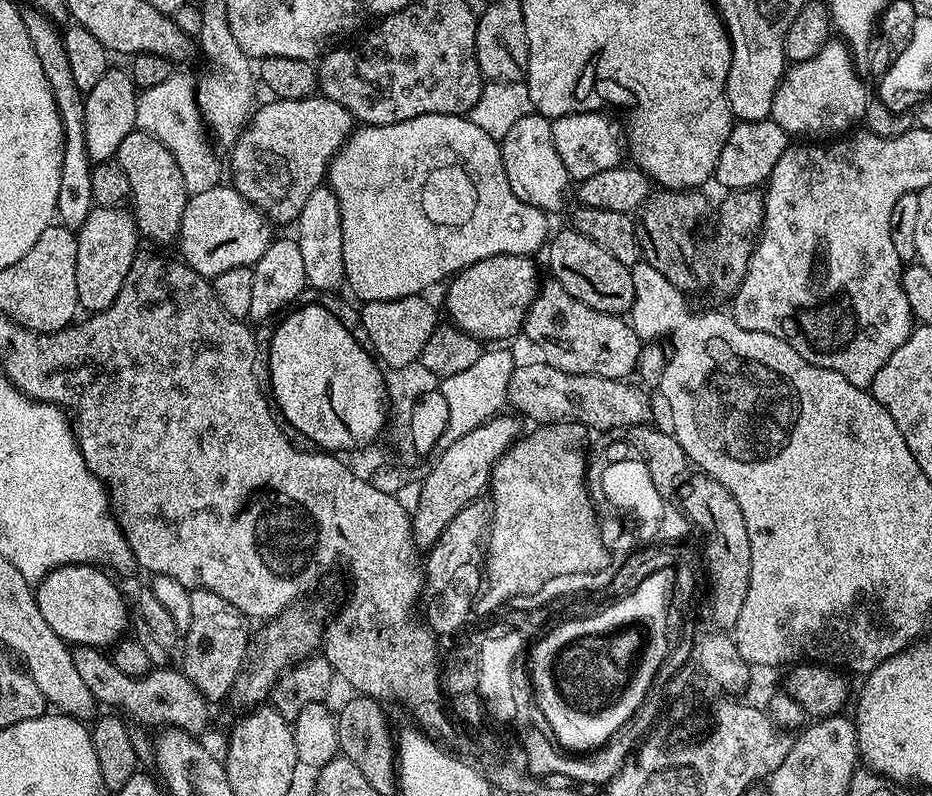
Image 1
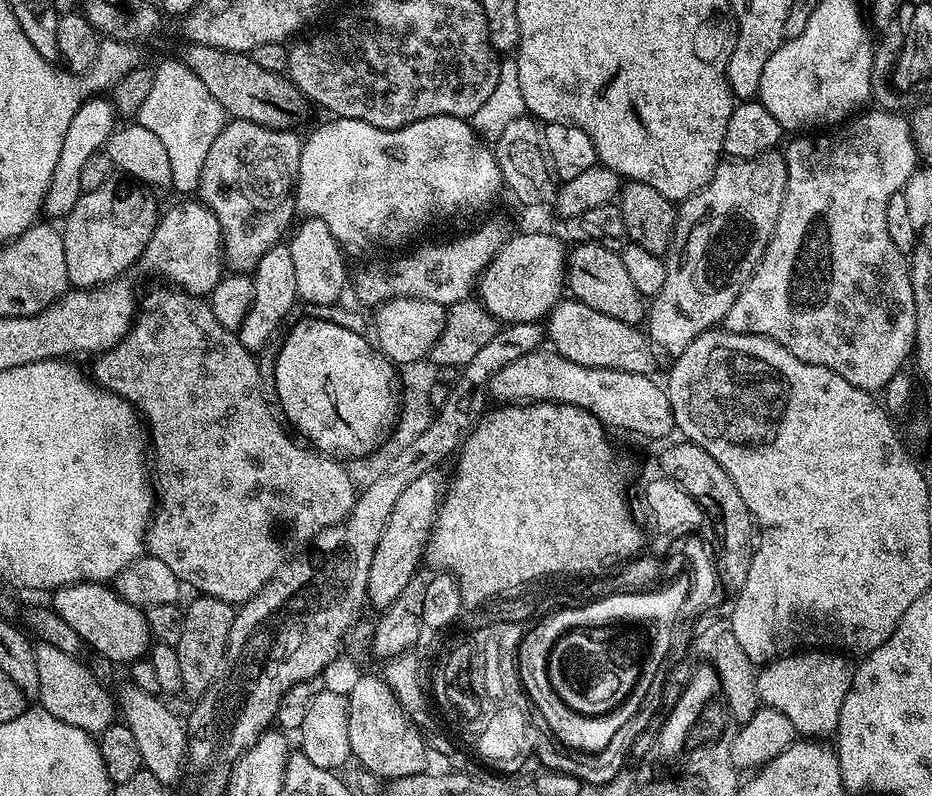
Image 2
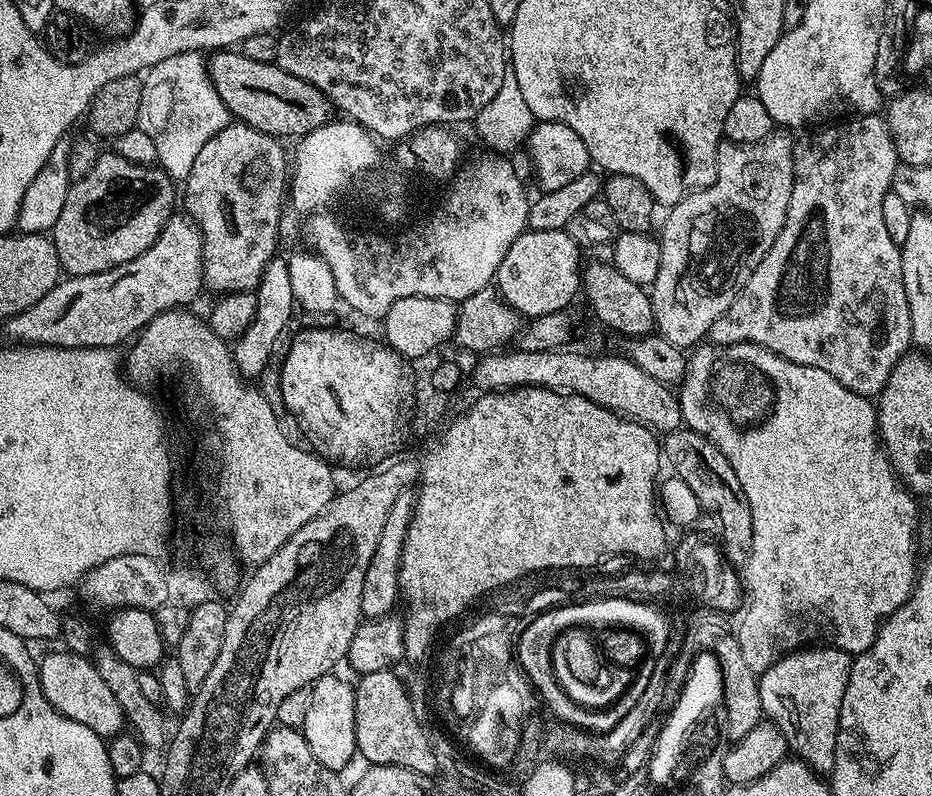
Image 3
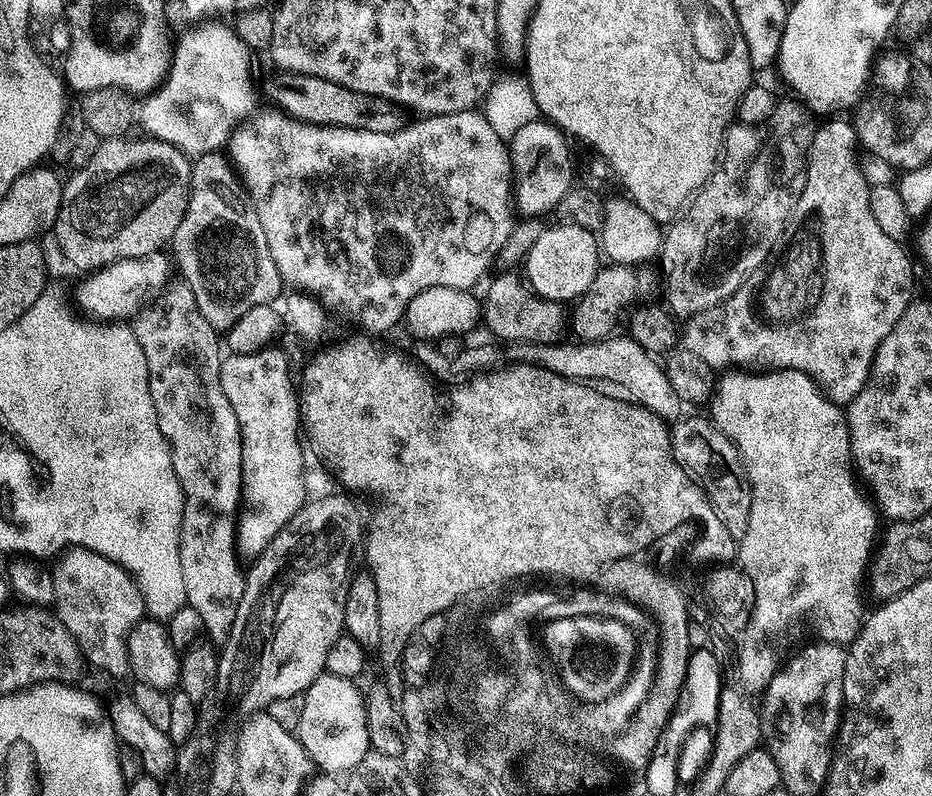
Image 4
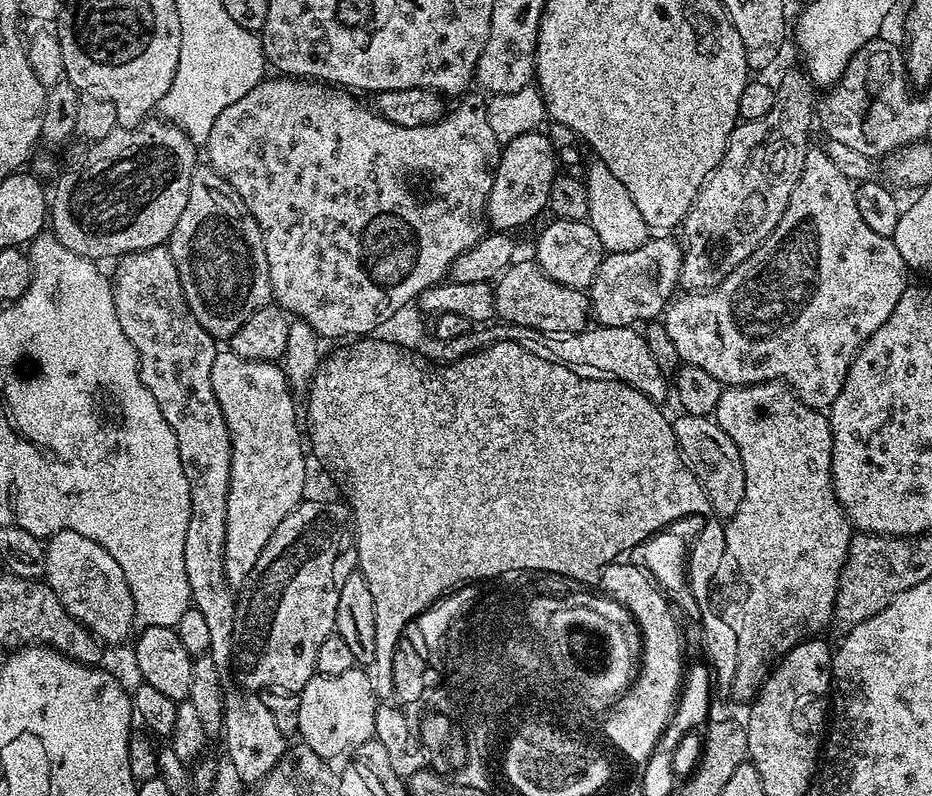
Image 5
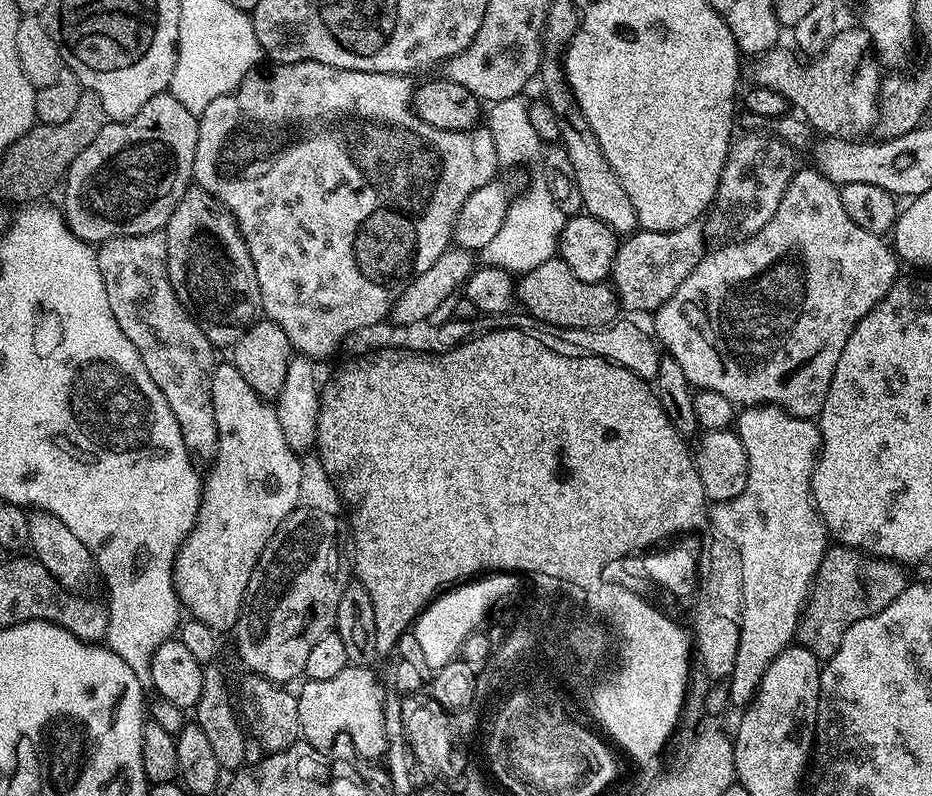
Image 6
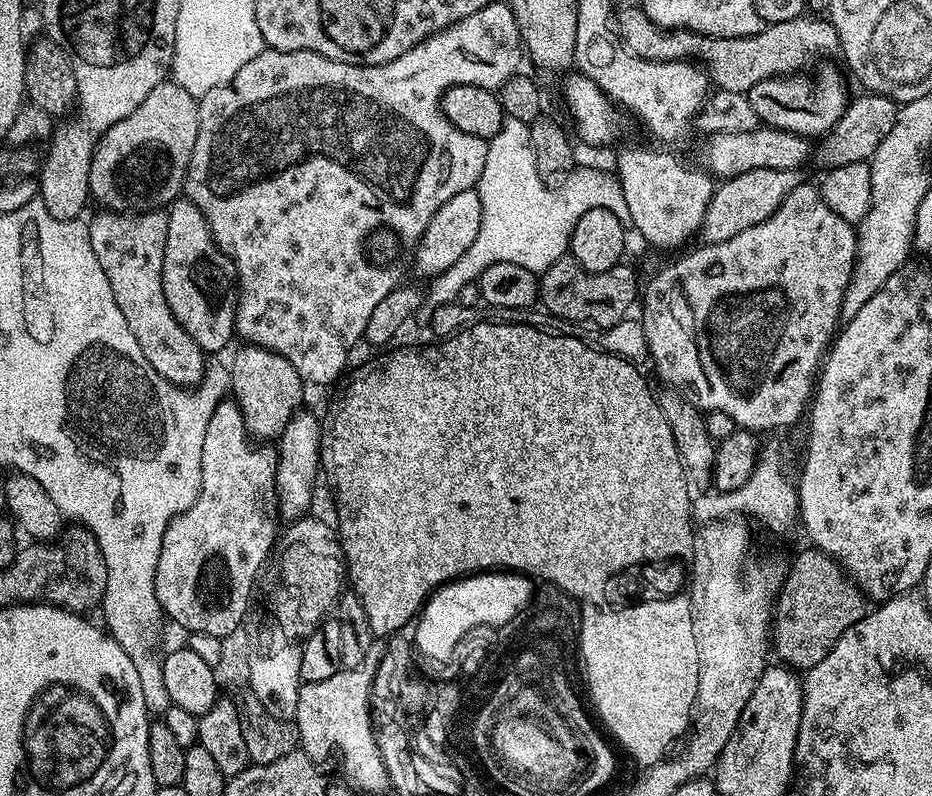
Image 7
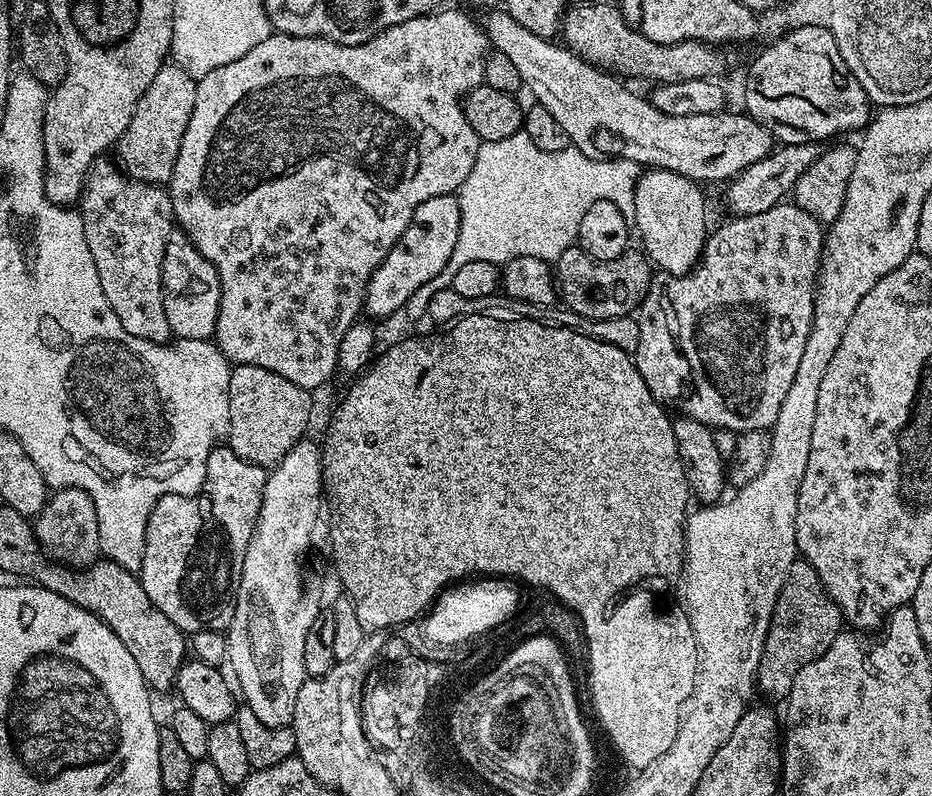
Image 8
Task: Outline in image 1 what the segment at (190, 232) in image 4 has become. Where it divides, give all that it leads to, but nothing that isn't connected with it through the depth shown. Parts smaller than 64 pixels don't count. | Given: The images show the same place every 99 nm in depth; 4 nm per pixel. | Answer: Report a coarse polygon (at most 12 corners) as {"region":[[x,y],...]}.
{"region":[[319,94],[269,101],[230,149],[230,184],[291,225],[354,131]]}

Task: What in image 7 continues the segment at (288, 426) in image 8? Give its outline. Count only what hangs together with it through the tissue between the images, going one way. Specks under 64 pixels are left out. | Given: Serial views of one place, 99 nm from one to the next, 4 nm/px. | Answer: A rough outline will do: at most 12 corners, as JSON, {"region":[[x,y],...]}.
{"region":[[245,343],[230,392],[253,437],[279,437],[305,381],[290,361]]}

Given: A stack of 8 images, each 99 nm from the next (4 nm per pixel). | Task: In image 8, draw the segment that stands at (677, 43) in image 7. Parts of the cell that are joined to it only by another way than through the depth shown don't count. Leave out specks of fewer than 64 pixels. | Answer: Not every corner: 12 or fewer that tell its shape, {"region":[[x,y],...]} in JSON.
{"region":[[615,3],[564,13],[582,59],[653,85],[720,78],[719,47],[650,42]]}

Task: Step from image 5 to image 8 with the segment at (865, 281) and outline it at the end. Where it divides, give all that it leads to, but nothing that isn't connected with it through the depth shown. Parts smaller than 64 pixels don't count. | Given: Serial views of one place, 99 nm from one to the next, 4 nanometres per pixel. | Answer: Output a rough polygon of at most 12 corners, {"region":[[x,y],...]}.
{"region":[[795,202],[653,275],[636,369],[767,429],[810,338],[825,225]]}

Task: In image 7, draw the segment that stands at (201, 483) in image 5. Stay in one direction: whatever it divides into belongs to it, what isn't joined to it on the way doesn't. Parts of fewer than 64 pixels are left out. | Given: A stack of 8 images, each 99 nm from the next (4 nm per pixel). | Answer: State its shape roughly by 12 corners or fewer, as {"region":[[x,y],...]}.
{"region":[[100,210],[90,246],[162,378],[199,384],[206,354],[162,290],[167,211]]}

